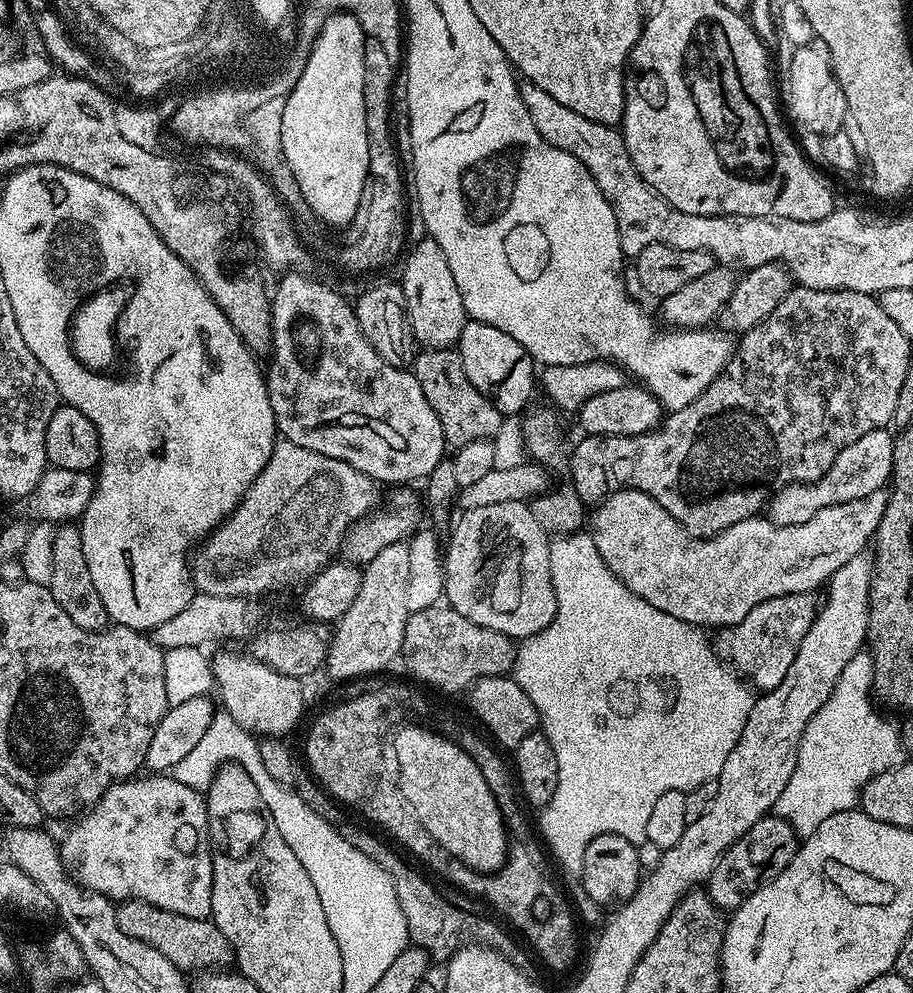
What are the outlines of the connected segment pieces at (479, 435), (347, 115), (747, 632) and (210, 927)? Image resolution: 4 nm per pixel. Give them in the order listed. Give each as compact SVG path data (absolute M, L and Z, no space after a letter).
M425 348L417 351L414 375L418 378L418 386L422 386L422 394L426 394L426 402L430 402L434 414L438 414L438 422L442 422L444 443L449 449L455 450L479 440L492 440L493 436L498 434L505 416L494 406L494 402L490 402L476 389L470 378L466 378L466 366L462 366L459 351L452 348Z
M348 12L334 13L321 27L313 48L309 50L305 69L293 92L286 98L281 130L284 132L286 158L292 159L294 174L314 200L319 213L327 219L350 218L355 221L370 184L370 159L364 148L364 104L360 104L360 28L348 20Z
M803 592L782 598L770 598L750 610L750 614L742 618L742 622L733 624L723 633L735 671L761 693L774 690L774 686L778 686L778 682L786 678L786 670L790 670L790 662L798 646L802 638L806 638L806 630L810 630L814 622L817 607L817 597Z
M145 900L117 903L116 917L118 930L122 930L122 934L130 934L130 938L138 938L138 942L154 946L154 950L158 950L162 958L170 958L170 962L174 962L174 966L185 974L192 974L197 970L220 970L233 963L232 947L222 930L218 930L218 926L213 924L211 919L167 912L155 908Z

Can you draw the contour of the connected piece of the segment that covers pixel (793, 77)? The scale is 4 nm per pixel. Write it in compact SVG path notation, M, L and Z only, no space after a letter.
M812 44L806 45L806 46L800 46L795 47L792 51L793 54L790 58L790 64L788 66L788 108L786 104L786 110L788 113L788 110L791 114L791 116L795 119L794 120L794 126L793 129L795 130L795 133L797 134L797 137L801 137L802 135L811 132L816 133L818 137L826 137L828 134L834 134L834 132L843 129L843 126L846 124L848 120L848 103L846 102L845 98L845 92L841 88L841 84L837 82L837 78L835 76L835 72L833 72L831 67L831 60L829 58L829 50L826 47L823 46L815 46Z

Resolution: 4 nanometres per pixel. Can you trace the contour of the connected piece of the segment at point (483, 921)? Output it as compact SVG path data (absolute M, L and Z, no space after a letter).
M360 828L343 829L344 837L353 844L366 858L378 862L382 870L386 870L392 875L394 890L398 894L398 902L402 906L402 914L406 918L408 927L408 939L415 947L424 948L433 961L447 962L462 944L485 944L487 948L497 950L507 949L508 936L492 920L487 920L484 916L475 916L472 912L467 912L464 908L459 908L456 904L451 904L444 896L436 893L436 888L420 872L415 872L391 843L383 844L377 833L363 832Z

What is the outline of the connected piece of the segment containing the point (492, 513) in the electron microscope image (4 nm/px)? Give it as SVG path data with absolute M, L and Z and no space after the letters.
M511 500L510 502L498 502L494 506L469 508L461 511L459 516L455 523L451 525L450 533L452 532L452 537L446 540L446 551L443 553L444 596L446 597L447 607L458 610L458 614L462 614L462 618L470 618L470 622L478 622L478 626L486 626L486 630L498 630L498 634L511 636L513 641L516 642L523 642L528 637L538 634L554 618L556 613L556 591L550 576L550 558L552 557L550 537L548 533L542 530L542 526L538 526L538 518L534 518L531 507L525 501Z

